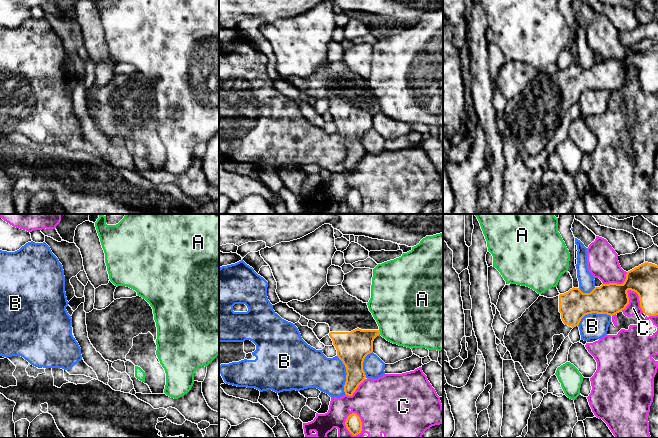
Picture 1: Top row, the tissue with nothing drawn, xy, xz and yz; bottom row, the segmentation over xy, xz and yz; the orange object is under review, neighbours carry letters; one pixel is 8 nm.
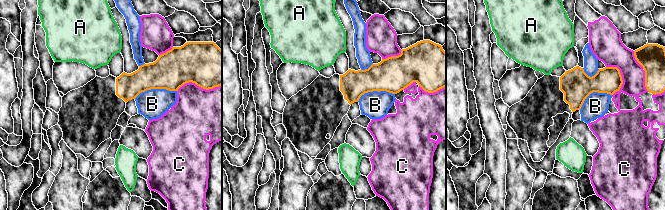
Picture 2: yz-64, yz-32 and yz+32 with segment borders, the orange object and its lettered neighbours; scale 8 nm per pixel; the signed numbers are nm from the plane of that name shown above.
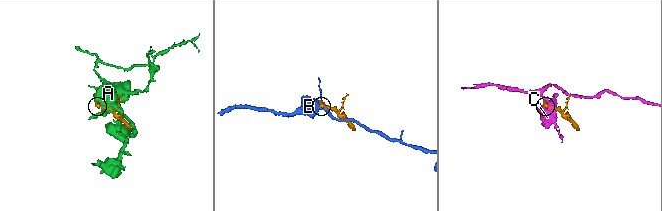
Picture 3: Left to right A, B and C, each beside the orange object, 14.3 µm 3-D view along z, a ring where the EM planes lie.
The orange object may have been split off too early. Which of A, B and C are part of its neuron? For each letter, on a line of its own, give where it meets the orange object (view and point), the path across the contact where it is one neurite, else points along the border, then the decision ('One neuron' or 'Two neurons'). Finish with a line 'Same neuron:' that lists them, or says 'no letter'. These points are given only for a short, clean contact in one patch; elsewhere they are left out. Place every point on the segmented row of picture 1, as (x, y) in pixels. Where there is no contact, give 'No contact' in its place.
A: Touches orange at xz (379, 332). Boundary: xz (379, 329), (380, 334). Two neurons
B: Touches orange at xz (347, 374). Two neurons
C: Touches orange at yz (639, 299). Two neurons
Same neuron: no letter

